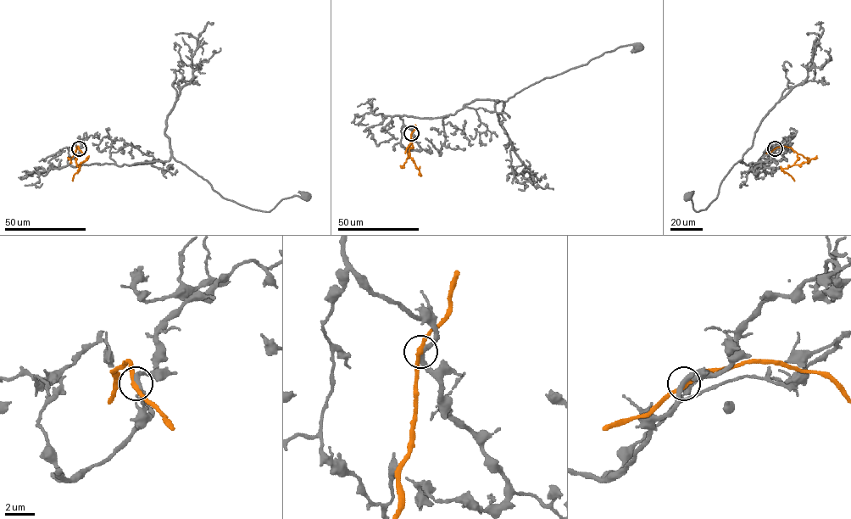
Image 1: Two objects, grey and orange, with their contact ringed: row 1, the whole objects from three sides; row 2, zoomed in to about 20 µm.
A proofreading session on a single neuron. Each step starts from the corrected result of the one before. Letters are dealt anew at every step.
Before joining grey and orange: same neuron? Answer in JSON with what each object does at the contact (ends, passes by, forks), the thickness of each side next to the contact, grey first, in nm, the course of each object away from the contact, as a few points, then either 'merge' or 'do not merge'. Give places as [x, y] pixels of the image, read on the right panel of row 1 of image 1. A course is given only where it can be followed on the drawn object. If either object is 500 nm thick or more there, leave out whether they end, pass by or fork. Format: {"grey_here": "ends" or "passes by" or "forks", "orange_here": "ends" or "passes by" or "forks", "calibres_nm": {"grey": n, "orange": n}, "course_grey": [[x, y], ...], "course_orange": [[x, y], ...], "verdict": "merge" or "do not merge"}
{"grey_here": "passes by", "orange_here": "passes by", "calibres_nm": {"grey": 320, "orange": 320}, "course_grey": [[775, 148], [757, 166], [759, 163], [741, 162], [742, 156], [705, 209], [696, 211], [686, 197]], "course_orange": [[775, 148], [790, 147], [797, 153], [794, 164], [783, 169], [794, 181]], "verdict": "merge"}

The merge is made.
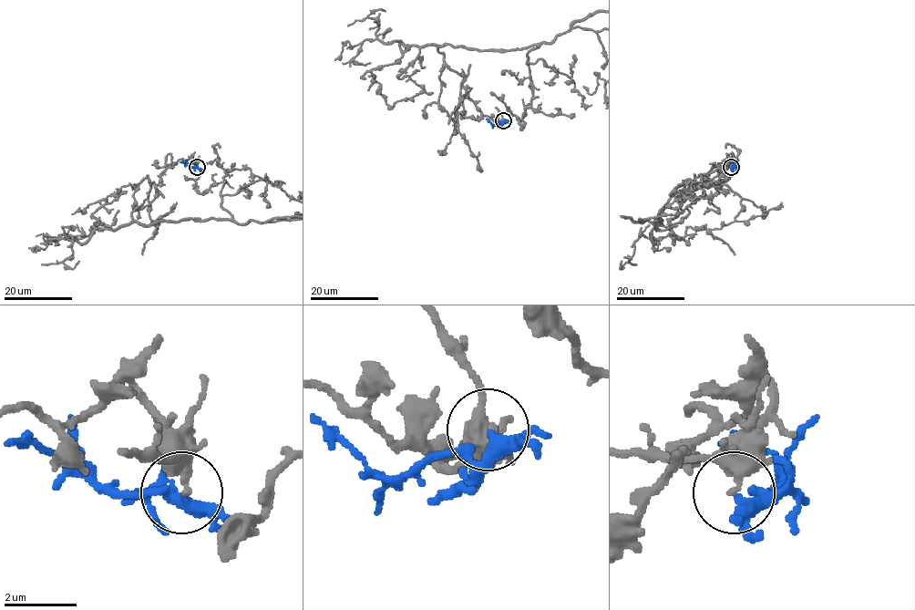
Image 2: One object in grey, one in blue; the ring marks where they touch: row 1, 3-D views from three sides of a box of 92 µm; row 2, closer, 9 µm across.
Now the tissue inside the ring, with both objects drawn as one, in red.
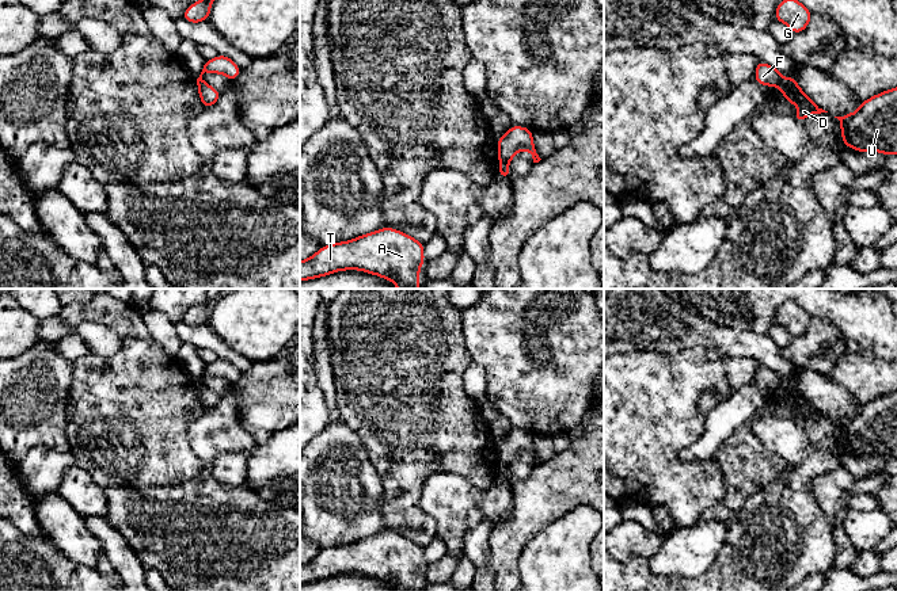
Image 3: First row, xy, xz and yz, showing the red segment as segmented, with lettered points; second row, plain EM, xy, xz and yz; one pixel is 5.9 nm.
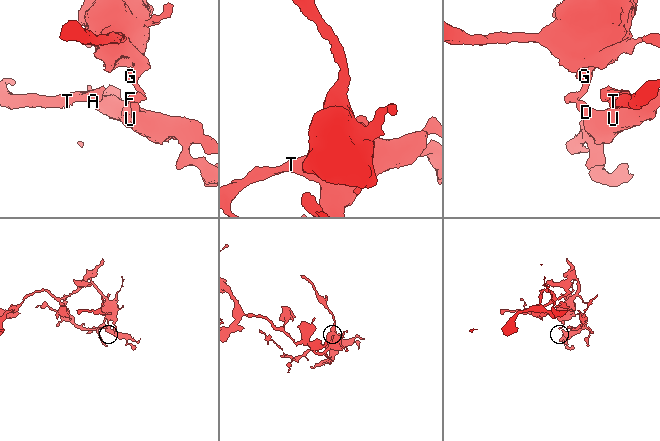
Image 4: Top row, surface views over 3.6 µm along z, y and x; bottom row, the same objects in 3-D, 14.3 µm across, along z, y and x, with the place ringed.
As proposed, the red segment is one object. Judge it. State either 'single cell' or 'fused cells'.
fused cells

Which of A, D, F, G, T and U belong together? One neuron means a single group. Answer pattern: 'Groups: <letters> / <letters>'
Groups: A D T U / F G

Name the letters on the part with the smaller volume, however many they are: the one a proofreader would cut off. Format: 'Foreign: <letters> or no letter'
Foreign: A, D, T, U

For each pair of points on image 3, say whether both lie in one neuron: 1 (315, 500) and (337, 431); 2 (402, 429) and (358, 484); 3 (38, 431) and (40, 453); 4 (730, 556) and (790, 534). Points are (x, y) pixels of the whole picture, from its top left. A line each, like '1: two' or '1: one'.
1: one
2: two
3: two
4: one

